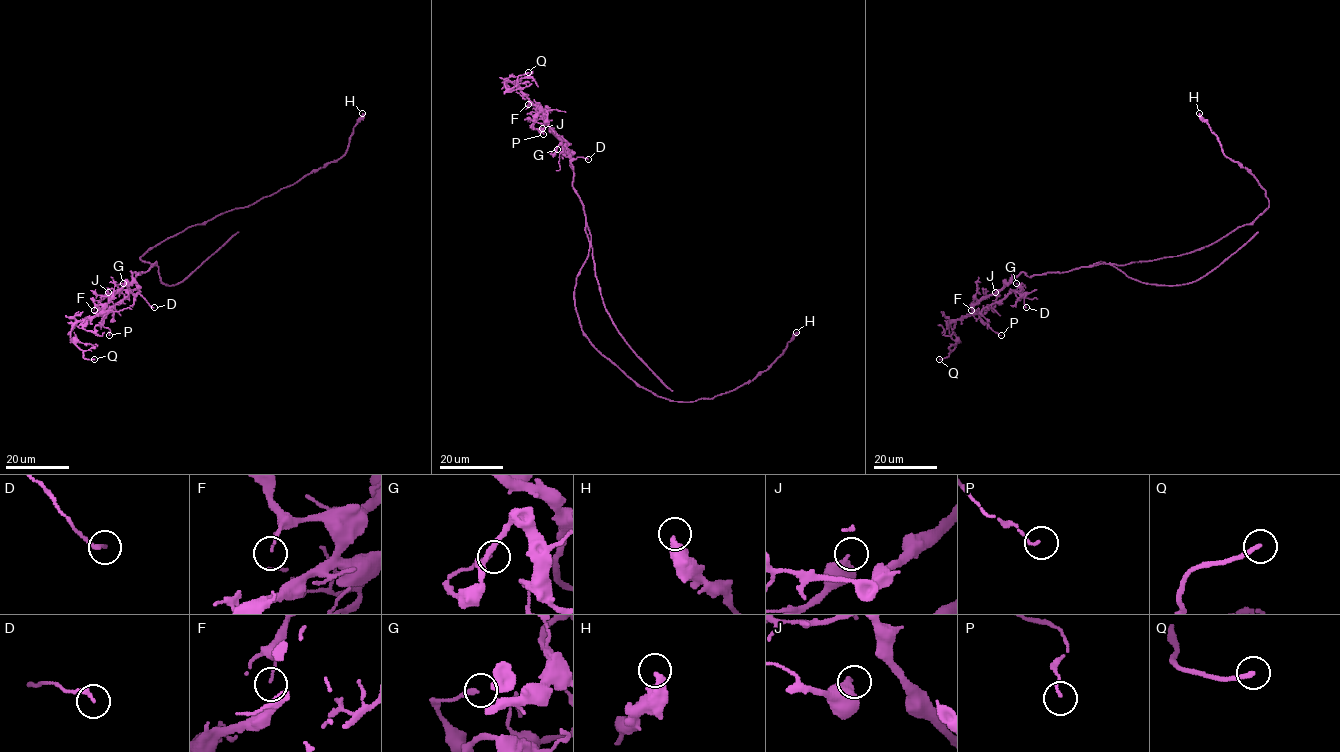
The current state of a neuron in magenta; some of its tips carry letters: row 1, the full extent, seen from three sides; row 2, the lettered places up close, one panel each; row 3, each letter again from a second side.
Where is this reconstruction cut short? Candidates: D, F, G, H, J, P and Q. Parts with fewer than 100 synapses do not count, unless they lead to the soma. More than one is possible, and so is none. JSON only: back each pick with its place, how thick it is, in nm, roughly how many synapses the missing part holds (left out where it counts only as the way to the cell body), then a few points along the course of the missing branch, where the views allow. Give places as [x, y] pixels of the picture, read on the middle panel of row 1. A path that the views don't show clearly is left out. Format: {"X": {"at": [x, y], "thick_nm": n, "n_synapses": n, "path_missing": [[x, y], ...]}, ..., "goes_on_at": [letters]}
{"Q": {"at": [528, 72], "thick_nm": 200, "path_missing": [[528, 72], [569, 42], [592, 34], [620, 32], [632, 24]]}, "goes_on_at": ["Q"]}

